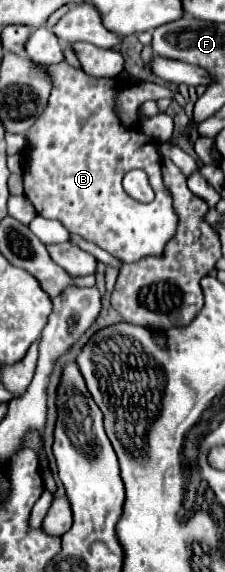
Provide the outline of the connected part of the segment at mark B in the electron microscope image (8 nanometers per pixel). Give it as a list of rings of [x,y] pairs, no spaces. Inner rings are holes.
[[[60,62],[48,68],[52,70],[54,88],[48,100],[48,108],[28,132],[30,148],[26,152],[24,196],[34,204],[40,216],[60,220],[68,232],[80,234],[122,262],[136,262],[142,256],[160,254],[166,242],[176,234],[178,220],[176,210],[172,208],[172,194],[168,188],[164,188],[164,180],[160,176],[160,154],[156,140],[150,140],[138,128],[124,128],[120,124],[118,116],[114,114],[114,96],[120,90],[118,80],[88,76],[82,70],[68,66],[68,62]],[[136,168],[148,174],[156,192],[156,198],[150,204],[136,202],[122,188],[124,174]]]

